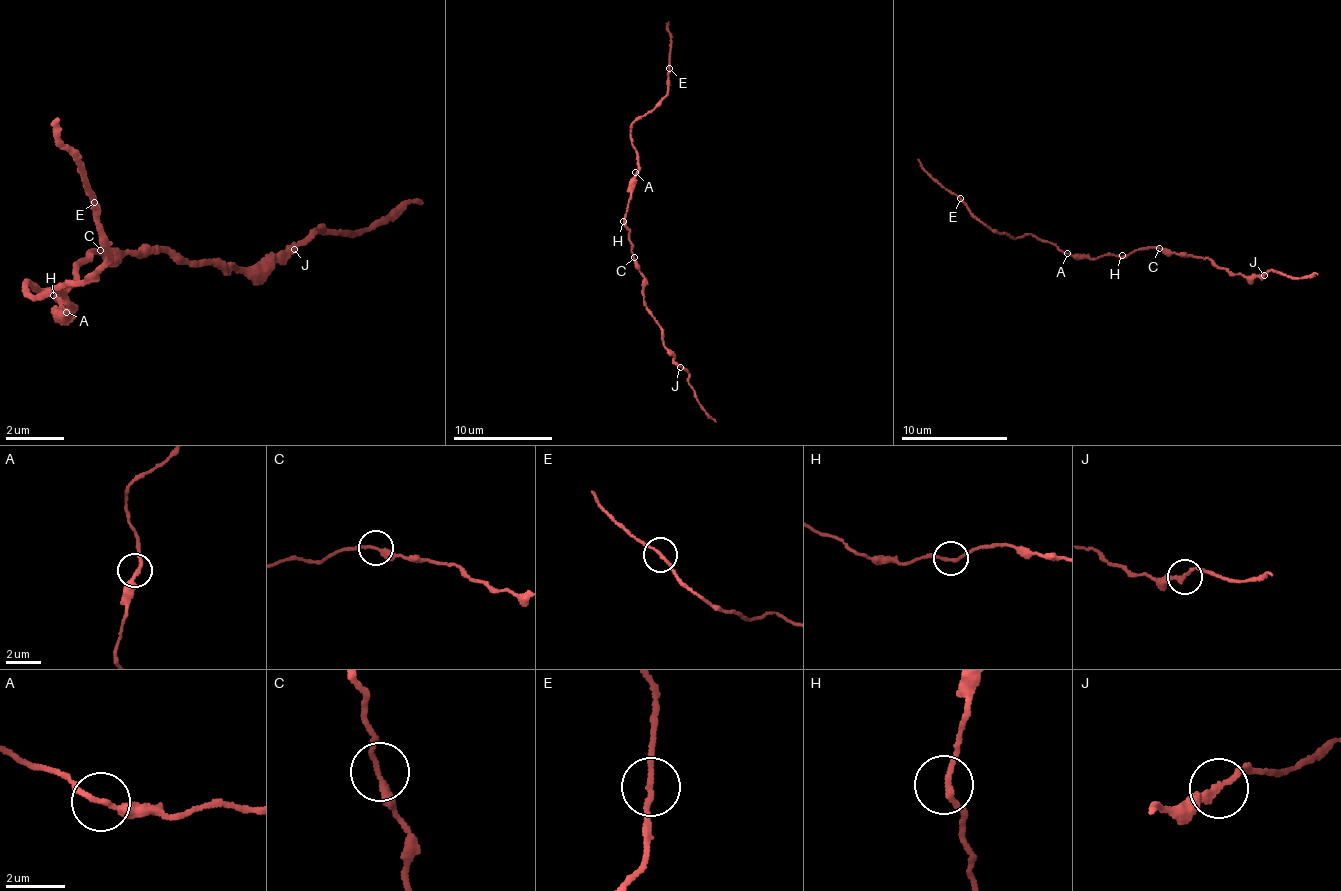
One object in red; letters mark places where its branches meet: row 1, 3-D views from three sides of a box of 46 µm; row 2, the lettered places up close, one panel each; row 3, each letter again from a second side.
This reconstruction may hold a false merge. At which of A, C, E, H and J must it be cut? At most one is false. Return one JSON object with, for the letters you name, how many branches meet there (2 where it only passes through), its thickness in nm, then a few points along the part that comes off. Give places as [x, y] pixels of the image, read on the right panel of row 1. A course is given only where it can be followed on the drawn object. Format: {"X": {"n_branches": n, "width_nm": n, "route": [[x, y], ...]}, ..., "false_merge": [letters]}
{"false_merge": []}

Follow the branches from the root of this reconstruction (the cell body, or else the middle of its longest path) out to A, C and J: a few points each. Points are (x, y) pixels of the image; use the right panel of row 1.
A: (1121, 256), (1076, 258), (1067, 253)
C: (1121, 256), (1129, 256), (1146, 247), (1159, 248)
J: (1121, 256), (1129, 256), (1146, 247), (1169, 248), (1178, 255), (1205, 256), (1228, 273), (1252, 278), (1263, 275)

